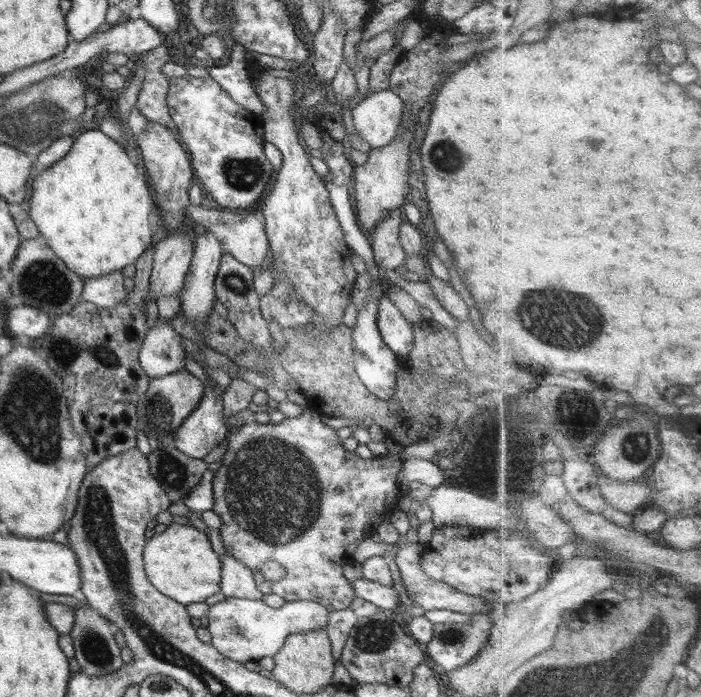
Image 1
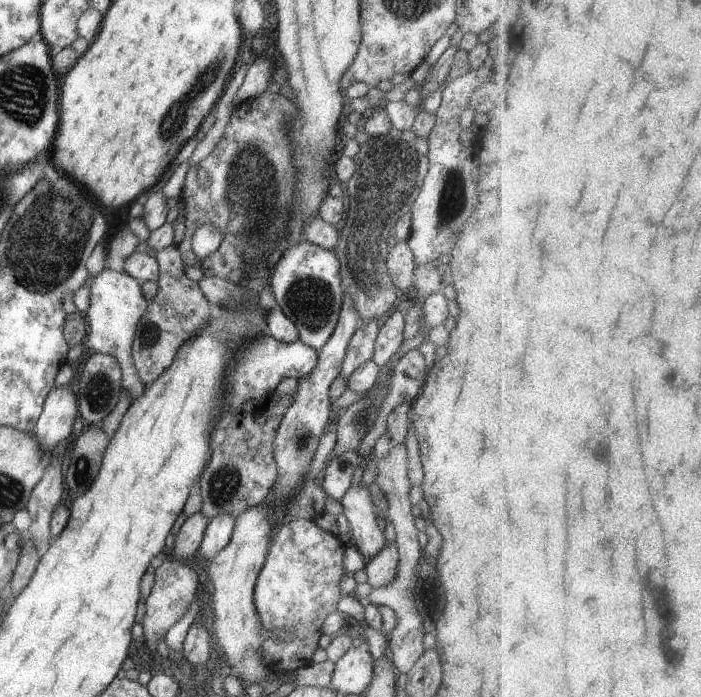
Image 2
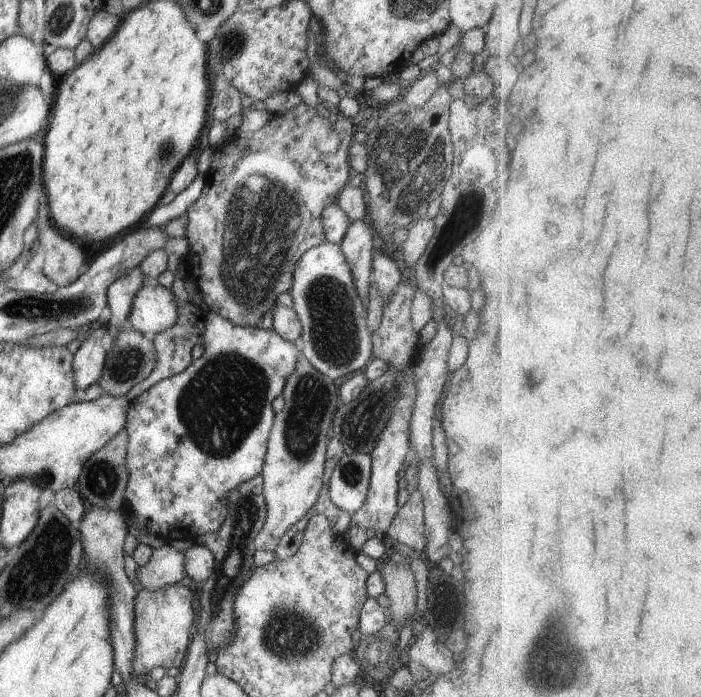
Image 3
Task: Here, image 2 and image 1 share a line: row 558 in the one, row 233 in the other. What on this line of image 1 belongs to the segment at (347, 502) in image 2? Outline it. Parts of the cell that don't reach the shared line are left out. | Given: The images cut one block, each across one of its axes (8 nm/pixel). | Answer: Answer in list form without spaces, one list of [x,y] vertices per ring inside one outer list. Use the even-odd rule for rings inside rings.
[[[416,121],[410,124],[407,132],[400,131],[394,142],[390,142],[383,148],[372,149],[368,154],[368,160],[363,165],[355,165],[352,174],[351,200],[355,206],[357,221],[366,234],[377,222],[380,222],[390,211],[401,210],[402,206],[410,199],[408,195],[408,180],[410,175],[410,139]]]

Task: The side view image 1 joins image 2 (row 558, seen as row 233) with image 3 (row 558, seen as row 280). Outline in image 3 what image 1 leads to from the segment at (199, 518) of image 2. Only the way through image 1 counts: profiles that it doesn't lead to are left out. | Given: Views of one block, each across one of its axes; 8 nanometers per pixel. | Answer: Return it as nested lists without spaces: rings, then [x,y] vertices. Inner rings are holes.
[[[166,543],[153,549],[150,560],[143,567],[136,569],[136,582],[143,589],[151,591],[175,585],[186,575],[184,561],[183,546]]]

